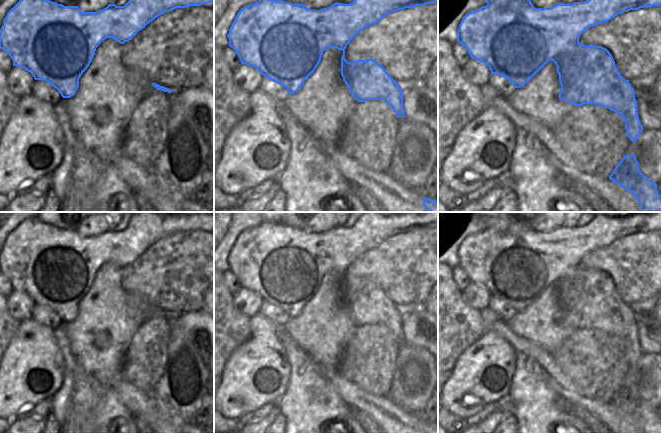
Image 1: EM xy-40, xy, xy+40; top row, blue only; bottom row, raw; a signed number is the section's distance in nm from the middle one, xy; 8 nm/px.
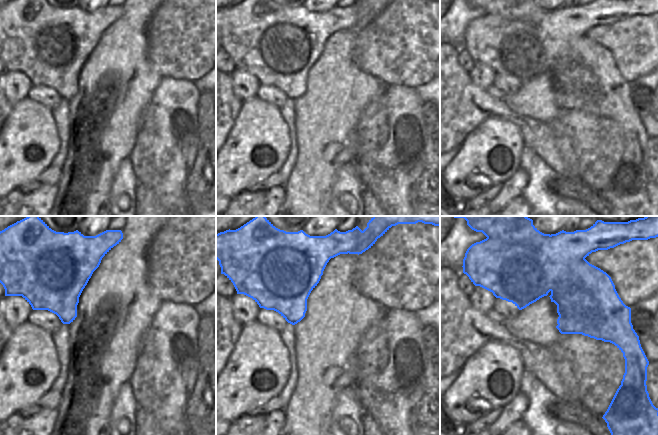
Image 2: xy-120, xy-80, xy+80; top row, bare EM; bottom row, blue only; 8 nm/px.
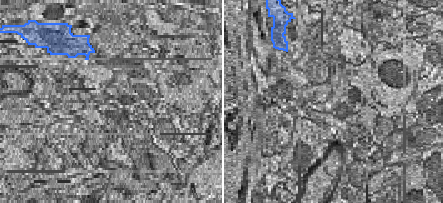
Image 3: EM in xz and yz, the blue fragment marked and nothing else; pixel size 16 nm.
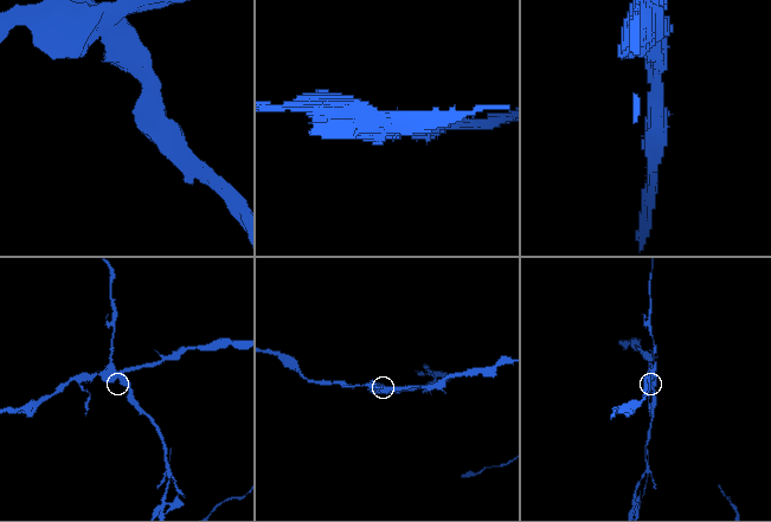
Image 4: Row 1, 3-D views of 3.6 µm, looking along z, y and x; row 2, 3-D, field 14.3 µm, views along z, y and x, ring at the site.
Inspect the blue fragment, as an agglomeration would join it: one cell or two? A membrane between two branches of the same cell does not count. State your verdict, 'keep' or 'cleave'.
cleave

